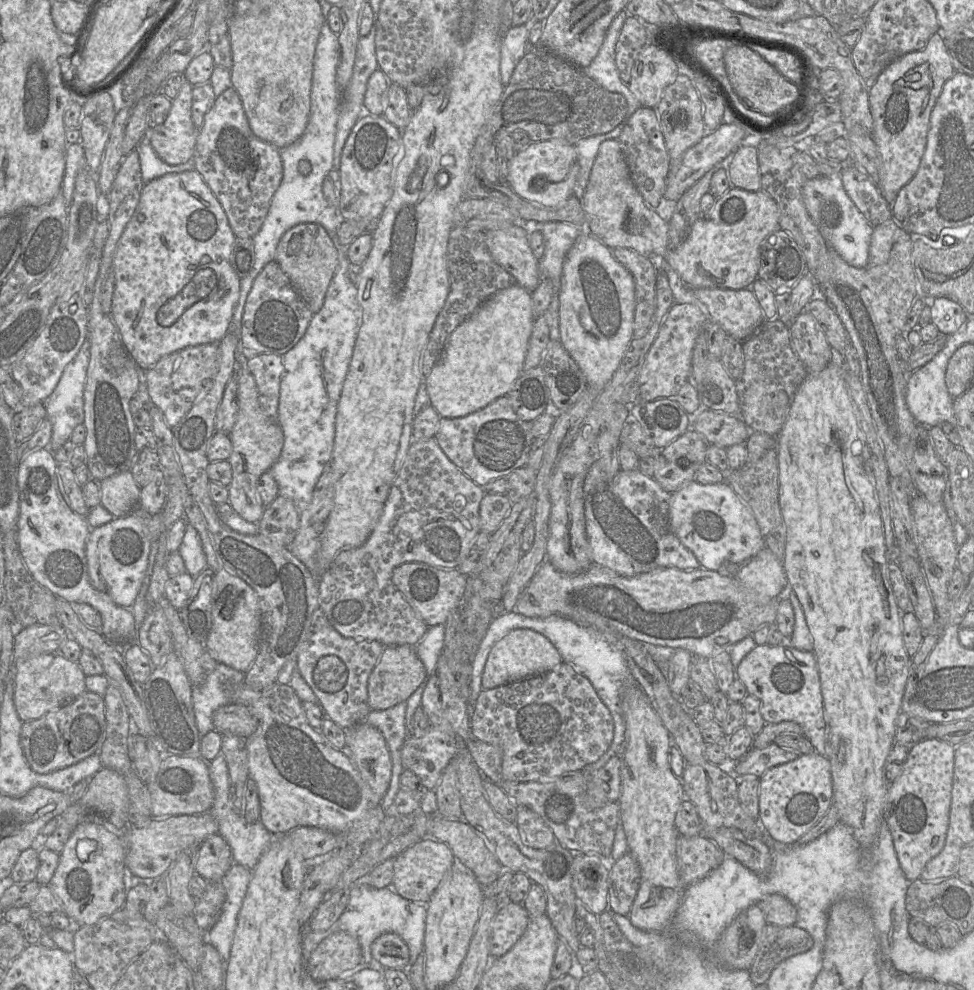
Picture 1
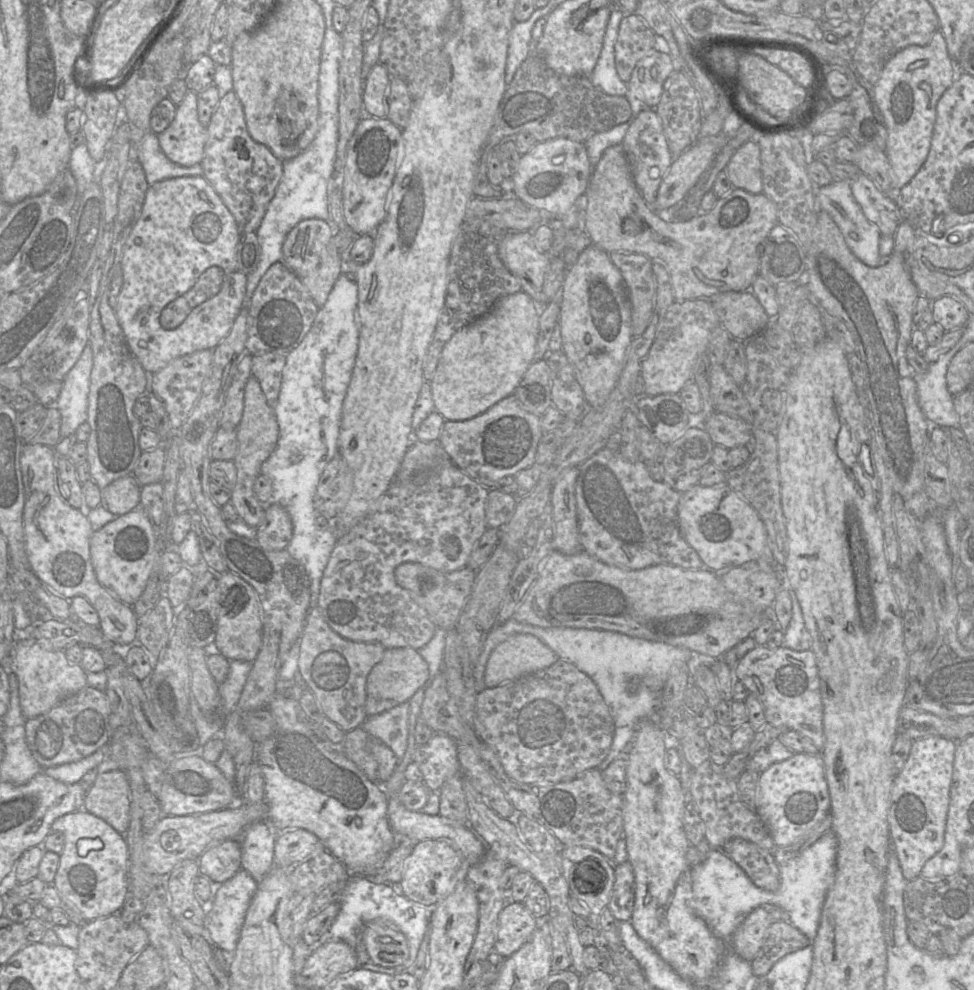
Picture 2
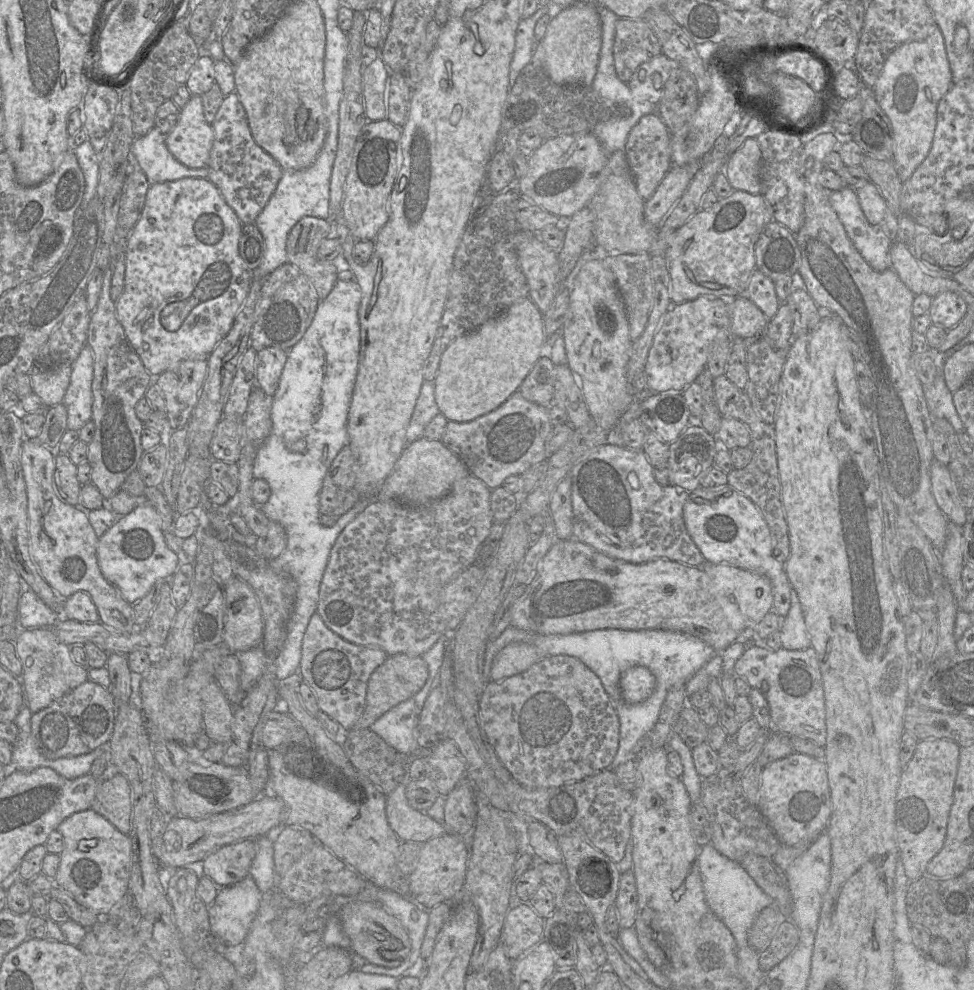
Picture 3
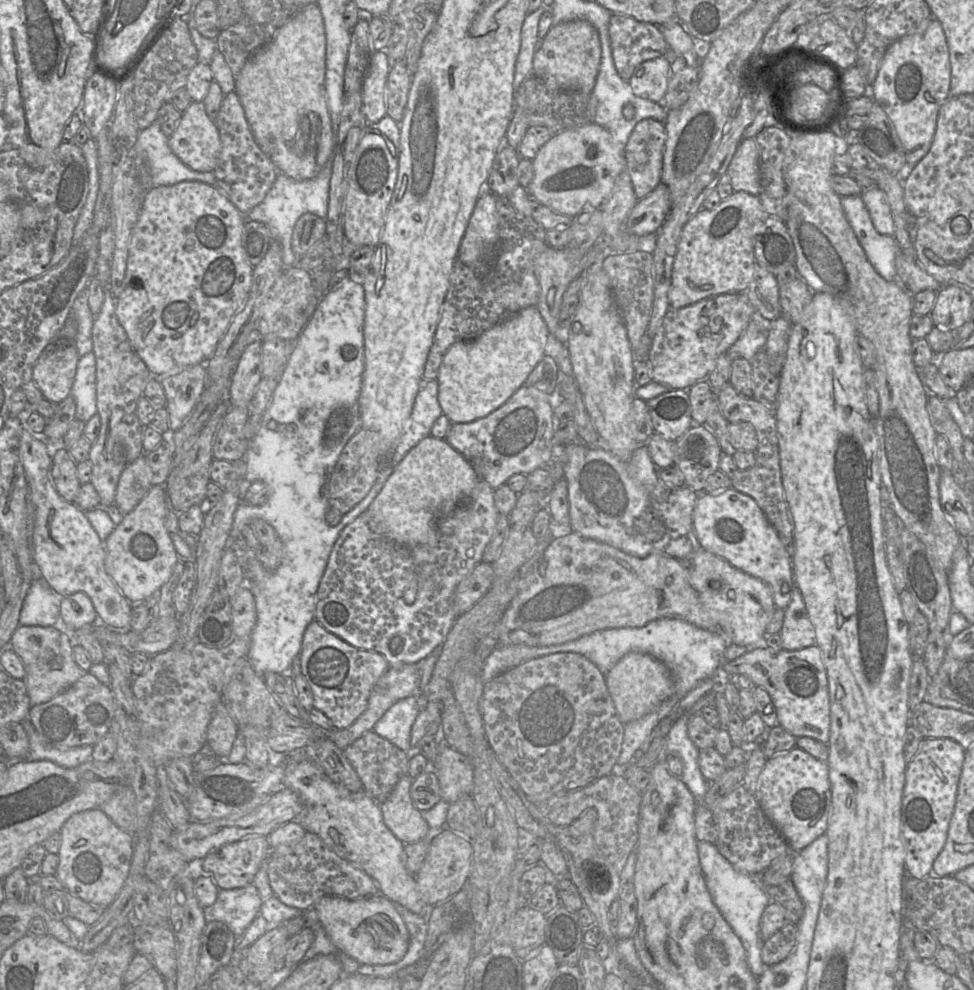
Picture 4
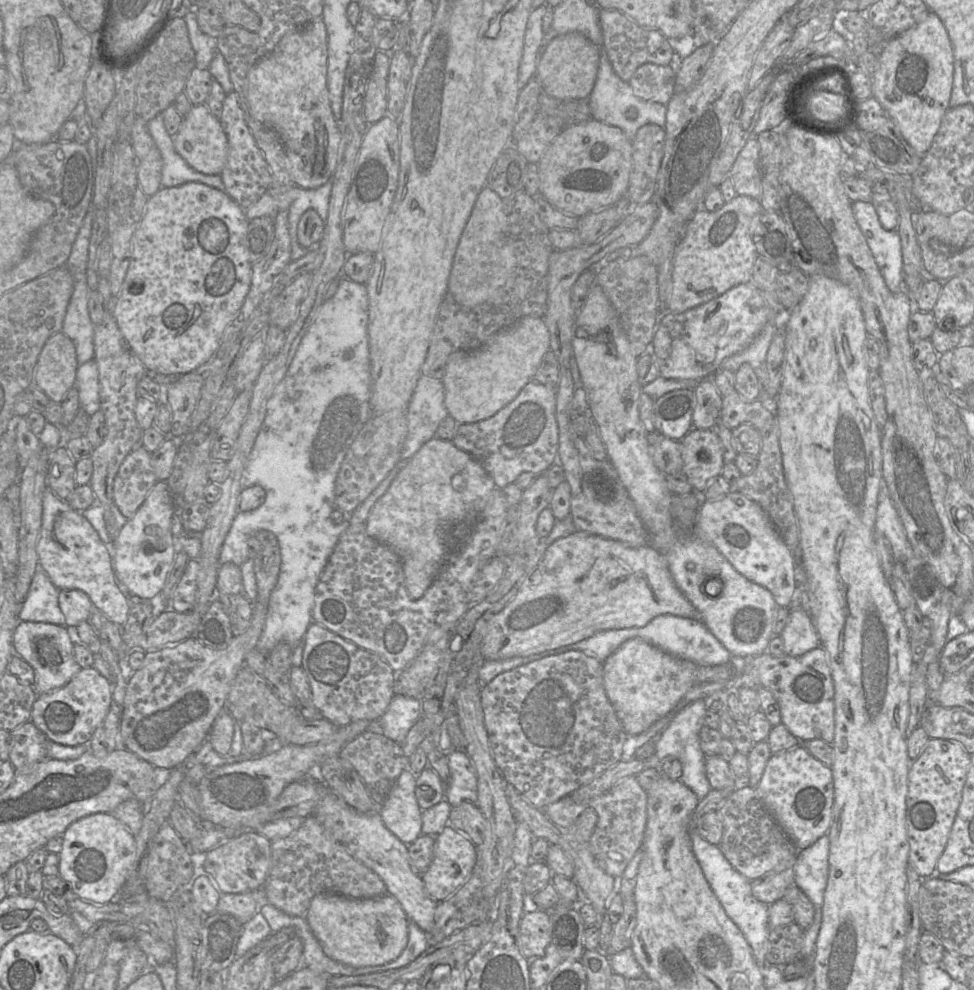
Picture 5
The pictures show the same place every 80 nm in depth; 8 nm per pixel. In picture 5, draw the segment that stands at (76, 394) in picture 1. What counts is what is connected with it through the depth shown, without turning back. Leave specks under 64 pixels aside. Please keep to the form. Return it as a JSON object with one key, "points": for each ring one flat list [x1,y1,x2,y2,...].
{"points":[[94,358,78,366,75,387,81,409,89,416,100,410,99,371]]}

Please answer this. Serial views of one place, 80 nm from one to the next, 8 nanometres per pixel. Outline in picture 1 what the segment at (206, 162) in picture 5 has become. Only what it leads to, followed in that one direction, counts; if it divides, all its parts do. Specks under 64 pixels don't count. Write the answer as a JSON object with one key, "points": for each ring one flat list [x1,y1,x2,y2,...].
{"points":[[184,78,179,94,172,100,165,121,150,128,150,143,157,156,169,165,188,162,194,154,199,129,191,117,193,86]]}

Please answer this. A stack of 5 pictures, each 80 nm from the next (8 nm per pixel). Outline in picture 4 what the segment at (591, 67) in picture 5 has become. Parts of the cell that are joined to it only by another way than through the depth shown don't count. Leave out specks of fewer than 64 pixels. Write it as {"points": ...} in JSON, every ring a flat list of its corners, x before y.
{"points":[[573,20,553,25,533,58,533,72,551,91,574,90,591,94,601,62,601,43,596,28,586,20]]}

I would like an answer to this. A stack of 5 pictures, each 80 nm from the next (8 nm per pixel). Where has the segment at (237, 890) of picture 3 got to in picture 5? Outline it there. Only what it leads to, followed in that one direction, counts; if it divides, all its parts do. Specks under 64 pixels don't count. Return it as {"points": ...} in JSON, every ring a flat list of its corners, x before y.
{"points":[[262,888,244,893,221,893,217,911,231,914,245,925,266,902]]}

